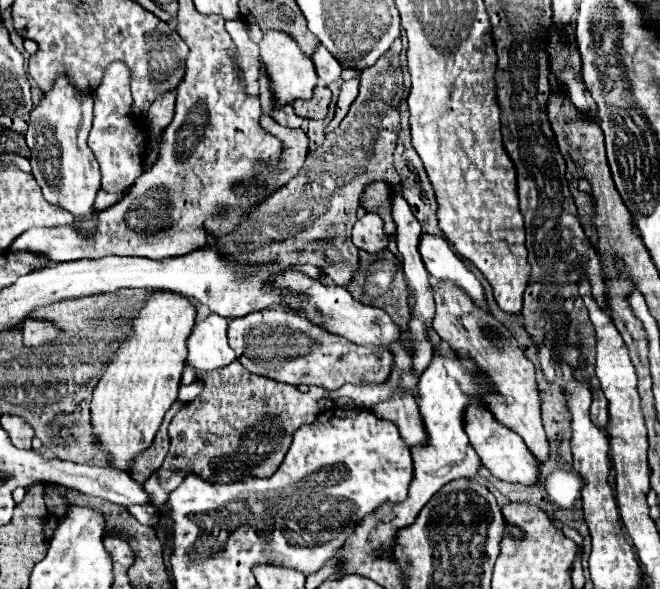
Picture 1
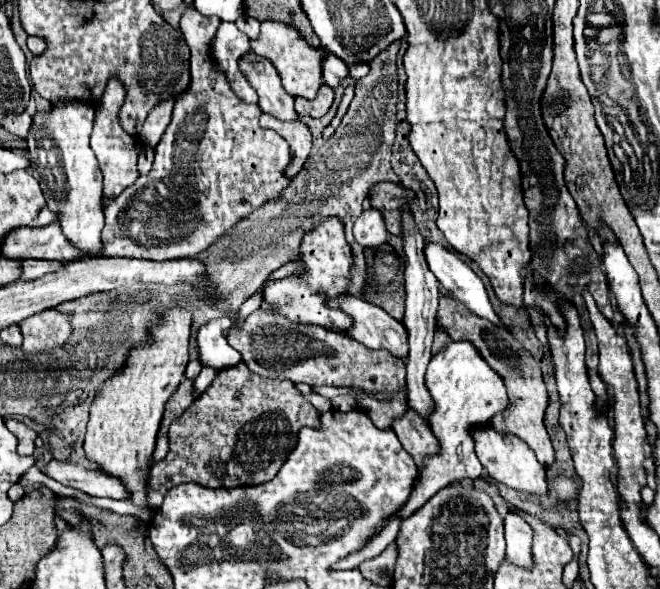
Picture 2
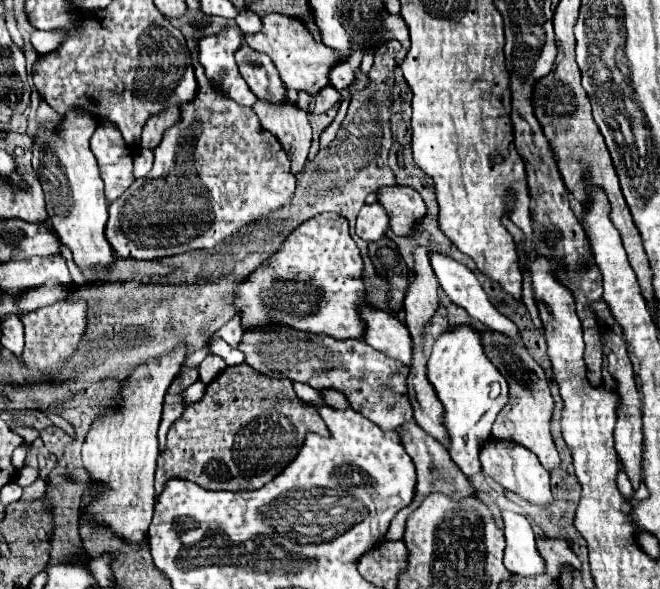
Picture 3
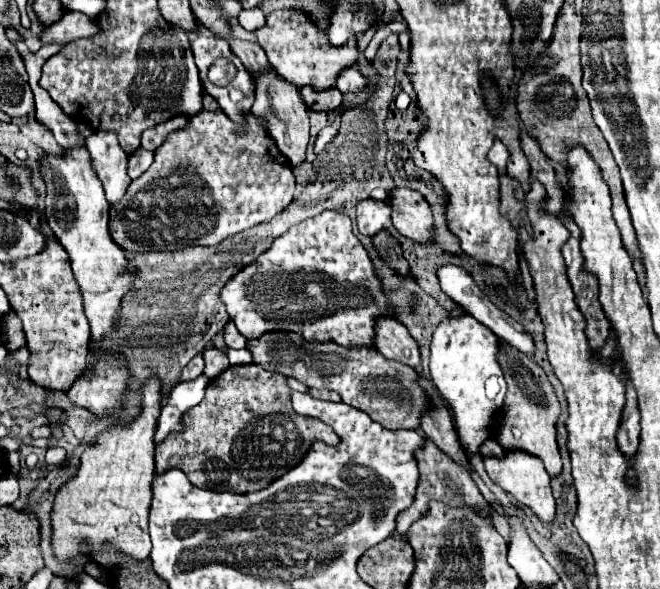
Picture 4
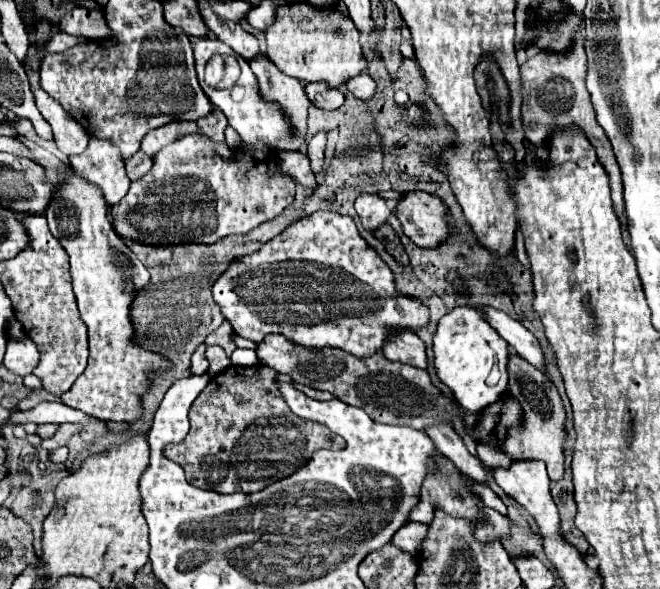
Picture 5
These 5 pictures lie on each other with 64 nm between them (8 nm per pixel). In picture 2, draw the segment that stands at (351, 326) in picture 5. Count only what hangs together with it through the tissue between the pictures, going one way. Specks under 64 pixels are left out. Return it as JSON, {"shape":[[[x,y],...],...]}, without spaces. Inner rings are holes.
{"shape":[[[338,218],[324,220],[316,230],[306,234],[302,246],[302,260],[300,264],[306,266],[306,272],[300,276],[288,276],[276,282],[266,284],[264,304],[268,304],[272,310],[284,314],[292,322],[302,324],[318,324],[332,330],[346,330],[352,326],[352,318],[340,310],[332,310],[324,304],[328,296],[340,296],[346,294],[346,286],[350,282],[348,274],[352,268],[352,254],[350,246],[344,240],[344,226]]]}

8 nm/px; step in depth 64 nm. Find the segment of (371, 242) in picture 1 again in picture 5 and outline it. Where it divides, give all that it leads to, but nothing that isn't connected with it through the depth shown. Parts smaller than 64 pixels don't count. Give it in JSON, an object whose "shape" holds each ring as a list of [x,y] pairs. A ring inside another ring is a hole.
{"shape":[[[362,194],[356,204],[354,204],[358,216],[360,216],[360,222],[364,226],[364,230],[368,232],[374,232],[378,226],[382,226],[388,216],[392,214],[390,206],[386,204],[386,200],[382,200],[380,196],[376,194]]]}

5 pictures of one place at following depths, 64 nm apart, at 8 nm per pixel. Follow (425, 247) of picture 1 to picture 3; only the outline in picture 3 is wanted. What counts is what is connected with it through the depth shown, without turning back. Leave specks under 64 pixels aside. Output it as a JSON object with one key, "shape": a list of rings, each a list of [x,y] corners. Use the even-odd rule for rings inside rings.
{"shape":[[[432,250],[428,256],[430,256],[430,264],[432,264],[432,270],[434,270],[434,274],[436,274],[440,286],[444,288],[444,292],[450,296],[450,300],[452,300],[454,304],[462,306],[476,322],[480,322],[480,324],[484,324],[484,326],[488,326],[488,328],[492,328],[492,330],[496,330],[496,332],[500,332],[500,334],[504,334],[504,336],[516,340],[516,342],[522,342],[522,340],[520,340],[520,332],[518,332],[518,328],[514,326],[514,322],[508,320],[506,316],[502,316],[502,314],[490,304],[490,300],[488,300],[488,296],[486,296],[484,288],[480,286],[476,274],[474,274],[470,268],[466,268],[464,264],[456,262],[454,258],[450,258],[450,256],[446,256],[446,254],[440,254],[440,252],[434,252],[434,250]]]}

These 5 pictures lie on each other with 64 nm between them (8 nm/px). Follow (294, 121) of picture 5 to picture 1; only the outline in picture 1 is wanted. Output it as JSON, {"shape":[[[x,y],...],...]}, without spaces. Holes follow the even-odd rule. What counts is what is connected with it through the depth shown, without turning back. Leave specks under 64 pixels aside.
{"shape":[[[262,116],[260,126],[266,132],[272,132],[272,136],[276,136],[284,144],[284,156],[280,156],[276,172],[268,176],[268,184],[272,184],[272,194],[274,194],[282,186],[286,186],[288,180],[294,178],[302,168],[308,154],[308,136],[304,134],[304,130],[292,130],[276,124],[270,116]]]}

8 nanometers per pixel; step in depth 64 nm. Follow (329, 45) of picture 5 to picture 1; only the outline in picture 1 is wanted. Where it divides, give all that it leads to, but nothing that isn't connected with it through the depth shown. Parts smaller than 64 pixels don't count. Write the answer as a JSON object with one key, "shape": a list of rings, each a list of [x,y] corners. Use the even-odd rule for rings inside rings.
{"shape":[[[266,32],[258,46],[260,46],[260,58],[264,64],[266,76],[270,76],[272,80],[270,90],[272,94],[276,94],[274,108],[282,108],[284,104],[290,104],[298,98],[312,98],[312,90],[318,82],[314,62],[310,56],[304,56],[304,52],[298,48],[298,44],[290,36],[282,32]]]}

